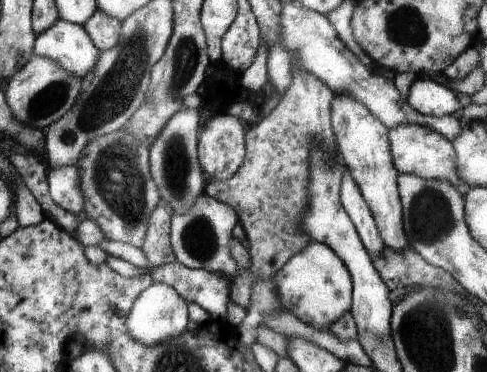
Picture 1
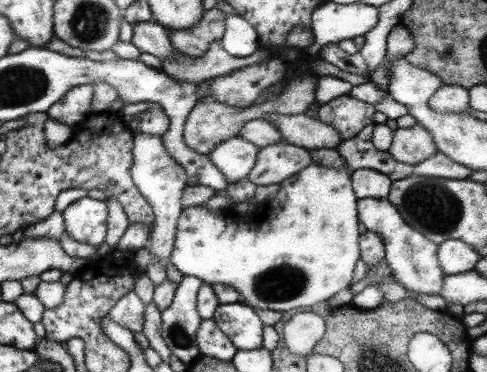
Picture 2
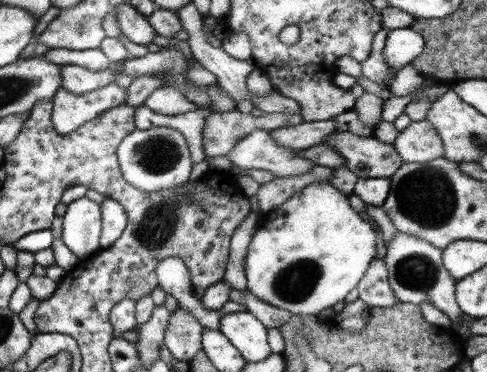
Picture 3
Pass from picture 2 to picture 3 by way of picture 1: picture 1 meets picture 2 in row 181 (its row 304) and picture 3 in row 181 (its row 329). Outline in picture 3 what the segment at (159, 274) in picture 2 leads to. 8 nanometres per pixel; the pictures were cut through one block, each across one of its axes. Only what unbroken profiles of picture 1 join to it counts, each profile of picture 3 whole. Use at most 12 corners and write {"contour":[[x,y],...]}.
{"contour":[[173,128],[133,130],[123,178],[159,194],[187,184],[191,152]]}

